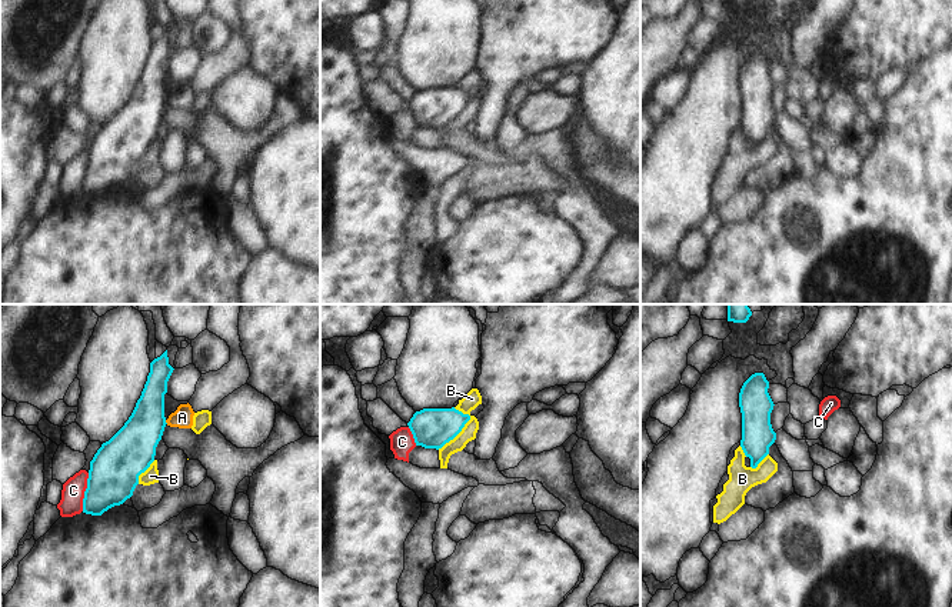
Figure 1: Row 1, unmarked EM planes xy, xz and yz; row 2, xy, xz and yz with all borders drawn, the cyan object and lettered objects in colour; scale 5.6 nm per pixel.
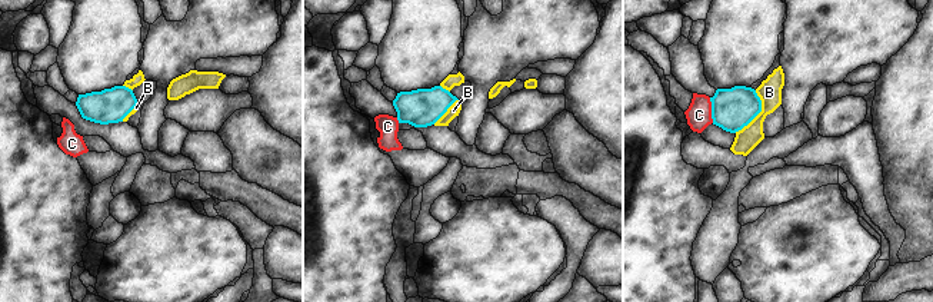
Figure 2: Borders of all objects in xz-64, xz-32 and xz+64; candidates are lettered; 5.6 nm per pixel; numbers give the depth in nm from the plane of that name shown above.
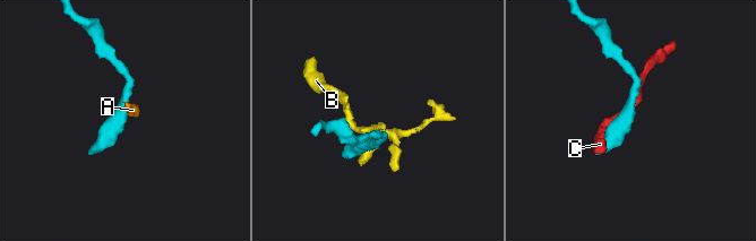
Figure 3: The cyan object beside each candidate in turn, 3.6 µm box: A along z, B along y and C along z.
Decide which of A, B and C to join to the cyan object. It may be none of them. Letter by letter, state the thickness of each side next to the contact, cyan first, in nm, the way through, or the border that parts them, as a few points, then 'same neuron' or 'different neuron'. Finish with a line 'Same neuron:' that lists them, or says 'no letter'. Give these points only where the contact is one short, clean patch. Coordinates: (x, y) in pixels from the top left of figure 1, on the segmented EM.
A: 260/110 nm | along xy (165, 420), (167, 423) | different neuron
B: 220/90 nm | along xz (468, 413), (469, 419), (465, 426), (438, 449) | different neuron
C: 280/130 nm | along xy (89, 473), (82, 510) | different neuron
Same neuron: no letter

